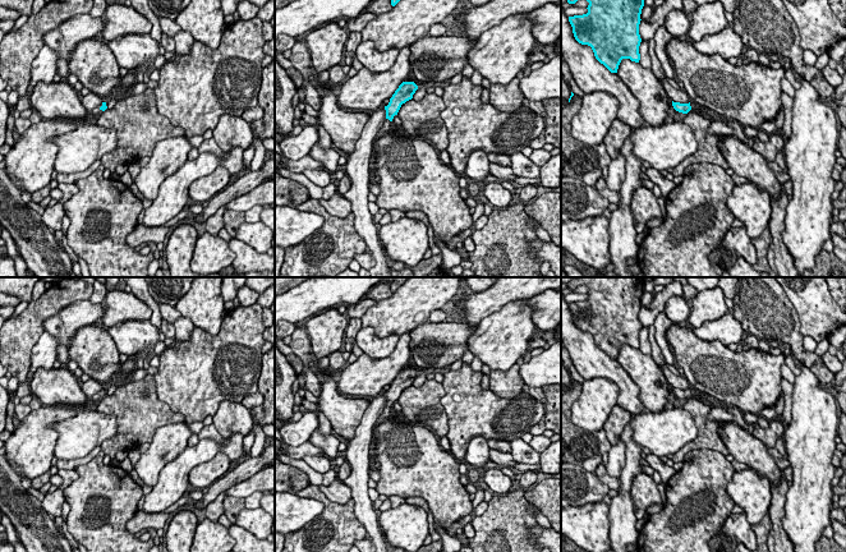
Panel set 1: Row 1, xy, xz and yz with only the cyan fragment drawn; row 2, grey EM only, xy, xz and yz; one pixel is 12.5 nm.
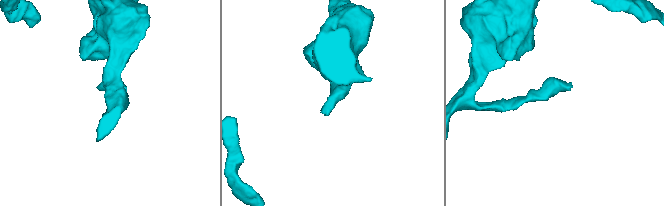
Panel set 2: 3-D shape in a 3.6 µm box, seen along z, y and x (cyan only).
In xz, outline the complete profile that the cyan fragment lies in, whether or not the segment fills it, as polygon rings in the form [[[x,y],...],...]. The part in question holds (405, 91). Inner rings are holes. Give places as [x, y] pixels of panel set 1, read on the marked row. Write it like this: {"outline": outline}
{"outline": [[[403,82],[399,86],[399,88],[395,91],[392,97],[390,98],[388,105],[385,106],[386,120],[381,126],[381,129],[378,130],[372,143],[372,153],[369,158],[369,172],[372,171],[376,172],[376,151],[373,146],[376,144],[378,138],[383,137],[391,129],[394,116],[397,115],[403,104],[413,98],[413,95],[415,93],[417,89],[418,89],[418,86],[414,82]]]}

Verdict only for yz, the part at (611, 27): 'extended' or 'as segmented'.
as segmented

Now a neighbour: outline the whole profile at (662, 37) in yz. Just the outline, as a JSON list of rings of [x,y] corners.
[[[663,24],[657,28],[654,37],[653,37],[653,40],[656,42],[654,52],[665,70],[665,75],[666,75],[666,78],[673,79],[675,70],[673,70],[671,60],[666,52],[666,46],[671,38],[672,38],[672,36],[667,32],[667,29]]]

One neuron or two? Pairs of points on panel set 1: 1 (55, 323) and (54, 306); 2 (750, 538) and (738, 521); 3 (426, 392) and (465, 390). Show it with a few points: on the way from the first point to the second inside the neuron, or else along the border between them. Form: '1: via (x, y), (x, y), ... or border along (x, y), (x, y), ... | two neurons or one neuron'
1: border along (82, 299), (64, 306), (50, 316), (42, 330) | two neurons
2: via (746, 534), (738, 525) | one neuron
3: border along (441, 383), (444, 390), (441, 405), (449, 421) | two neurons

